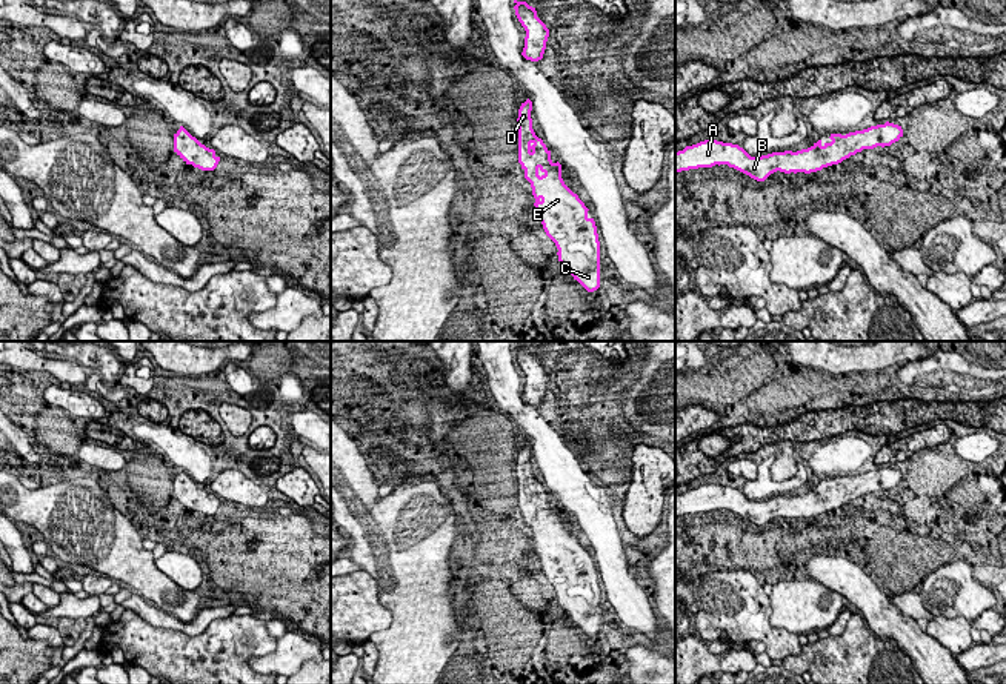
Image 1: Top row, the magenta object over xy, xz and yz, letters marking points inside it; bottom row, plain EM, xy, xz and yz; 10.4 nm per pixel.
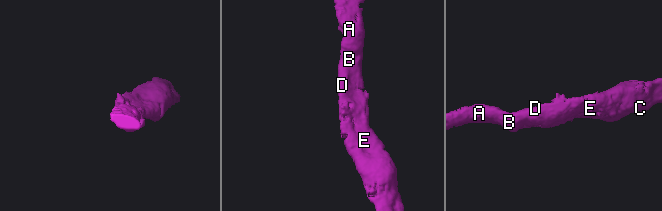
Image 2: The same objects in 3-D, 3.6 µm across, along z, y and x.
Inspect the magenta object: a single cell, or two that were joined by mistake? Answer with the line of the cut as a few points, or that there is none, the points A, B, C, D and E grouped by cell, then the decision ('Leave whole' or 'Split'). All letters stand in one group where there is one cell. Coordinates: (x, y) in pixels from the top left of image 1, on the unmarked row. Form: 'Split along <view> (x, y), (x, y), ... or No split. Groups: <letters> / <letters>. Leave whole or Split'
No split. Groups: A B C D E. Leave whole

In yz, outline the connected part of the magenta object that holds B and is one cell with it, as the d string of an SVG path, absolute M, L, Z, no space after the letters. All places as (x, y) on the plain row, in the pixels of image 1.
M886 466L884 469L871 470L846 480L831 478L831 487L823 489L818 484L808 493L772 496L761 501L751 501L738 489L705 484L675 496L675 516L728 509L757 526L764 526L777 515L784 518L817 516L823 512L838 509L863 493L891 490L901 481L901 470Z

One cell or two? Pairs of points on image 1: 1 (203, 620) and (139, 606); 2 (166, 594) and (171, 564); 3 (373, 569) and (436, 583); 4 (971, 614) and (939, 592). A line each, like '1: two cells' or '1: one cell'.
1: one cell
2: two cells
3: one cell
4: one cell

